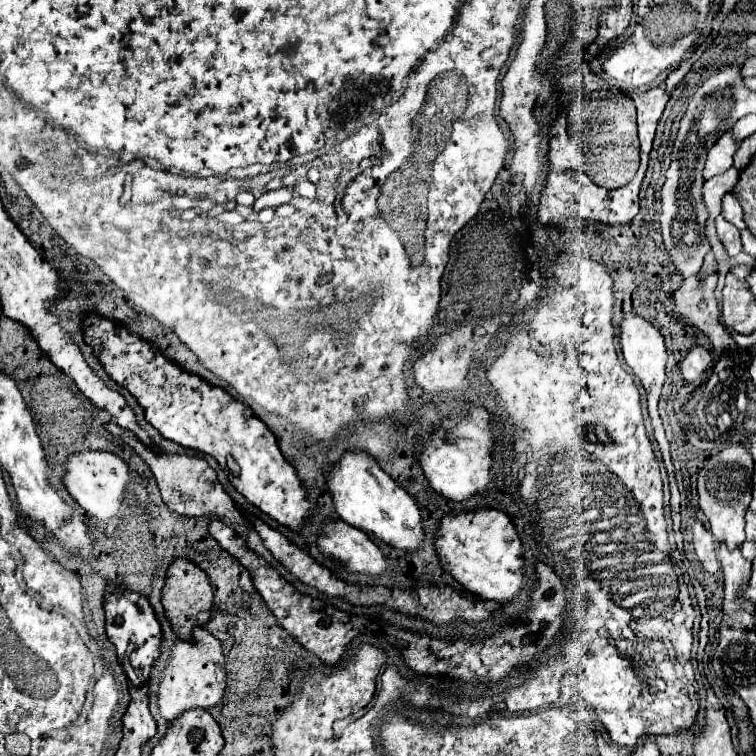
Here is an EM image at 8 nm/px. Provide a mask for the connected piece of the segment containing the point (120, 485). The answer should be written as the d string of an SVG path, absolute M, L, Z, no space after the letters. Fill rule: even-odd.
M85 451L85 453L75 453L67 461L67 471L65 471L65 485L69 489L69 495L95 519L107 523L109 519L117 517L121 511L121 503L127 501L129 495L129 485L131 483L131 467L119 459L113 453L105 451Z

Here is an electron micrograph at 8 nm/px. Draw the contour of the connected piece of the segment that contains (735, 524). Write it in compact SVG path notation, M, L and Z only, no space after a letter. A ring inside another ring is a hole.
M733 443L727 449L723 449L719 455L709 459L699 473L699 507L709 519L713 535L719 541L725 541L729 549L739 547L745 541L745 511L751 501L751 475L753 455L741 443ZM725 497L731 497L731 501L725 501Z

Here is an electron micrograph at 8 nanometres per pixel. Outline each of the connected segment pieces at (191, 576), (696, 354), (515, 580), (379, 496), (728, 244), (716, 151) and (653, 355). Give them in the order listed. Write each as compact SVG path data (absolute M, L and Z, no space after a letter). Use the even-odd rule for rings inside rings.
M177 559L167 571L161 601L163 601L163 607L165 607L165 615L173 625L175 635L183 641L193 641L193 629L195 627L205 627L211 619L213 589L209 585L207 573L201 571L195 563L187 561L187 559Z
M701 345L689 349L685 361L681 363L681 373L687 383L693 383L709 367L709 351Z
M479 509L477 513L445 515L437 535L439 559L463 589L483 601L513 601L525 585L525 559L521 539L509 517L495 509Z
M345 453L343 459L329 471L327 481L335 509L345 523L365 533L373 533L379 541L391 545L393 549L407 553L421 549L425 531L419 507L415 505L413 497L401 489L385 471L381 471L367 453Z
M721 215L717 217L717 235L719 235L721 243L725 245L725 249L727 249L727 253L729 253L731 257L735 257L735 255L739 255L739 253L741 253L739 229L737 229L735 225L727 223Z
M725 133L719 137L719 141L713 145L713 149L707 155L707 163L703 169L703 177L711 179L713 175L725 173L733 165L733 155L735 155L735 141L731 133Z
M627 315L621 323L621 351L625 357L625 363L633 369L633 373L639 377L643 389L647 391L647 405L649 405L649 417L651 417L651 425L653 425L653 435L659 443L659 449L663 455L669 455L669 441L665 437L665 429L661 423L661 417L657 413L657 401L661 395L661 387L665 383L665 361L667 361L667 353L665 353L665 345L663 345L663 335L659 333L659 329L655 329L651 323L647 323L643 317L637 315Z

